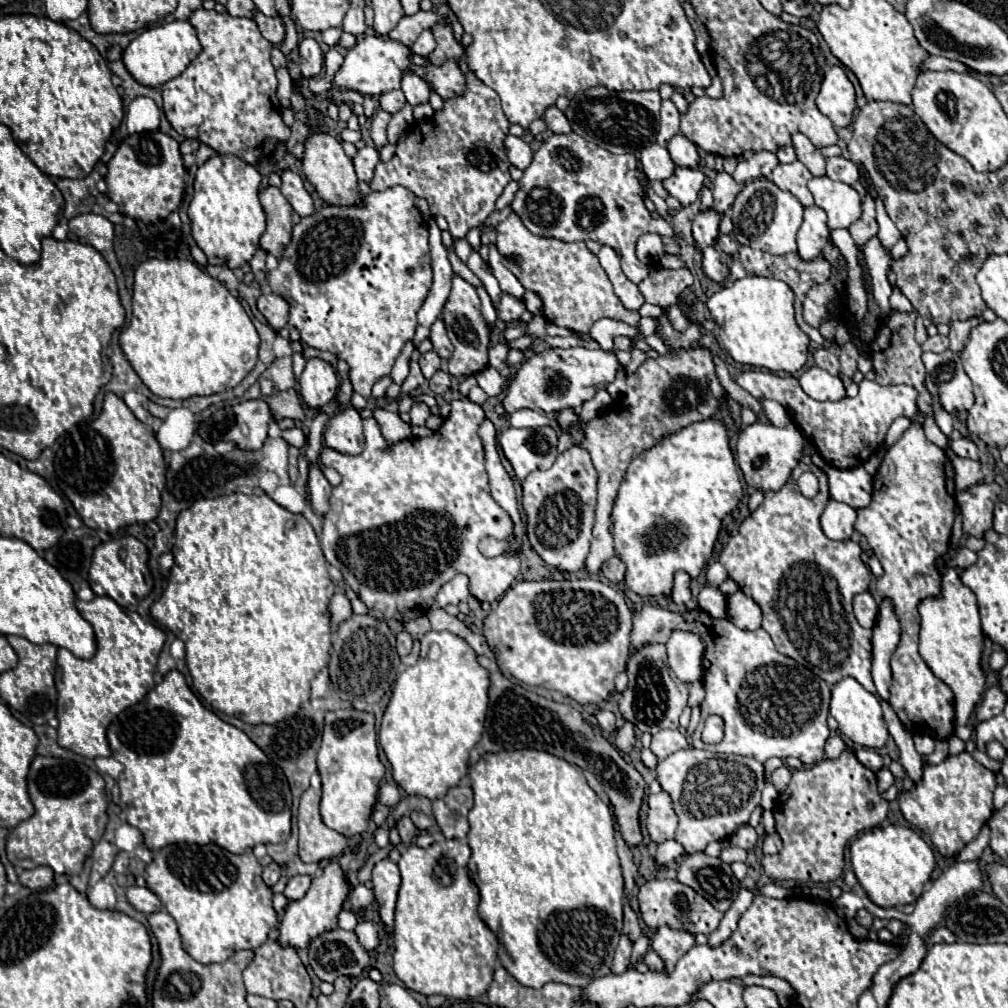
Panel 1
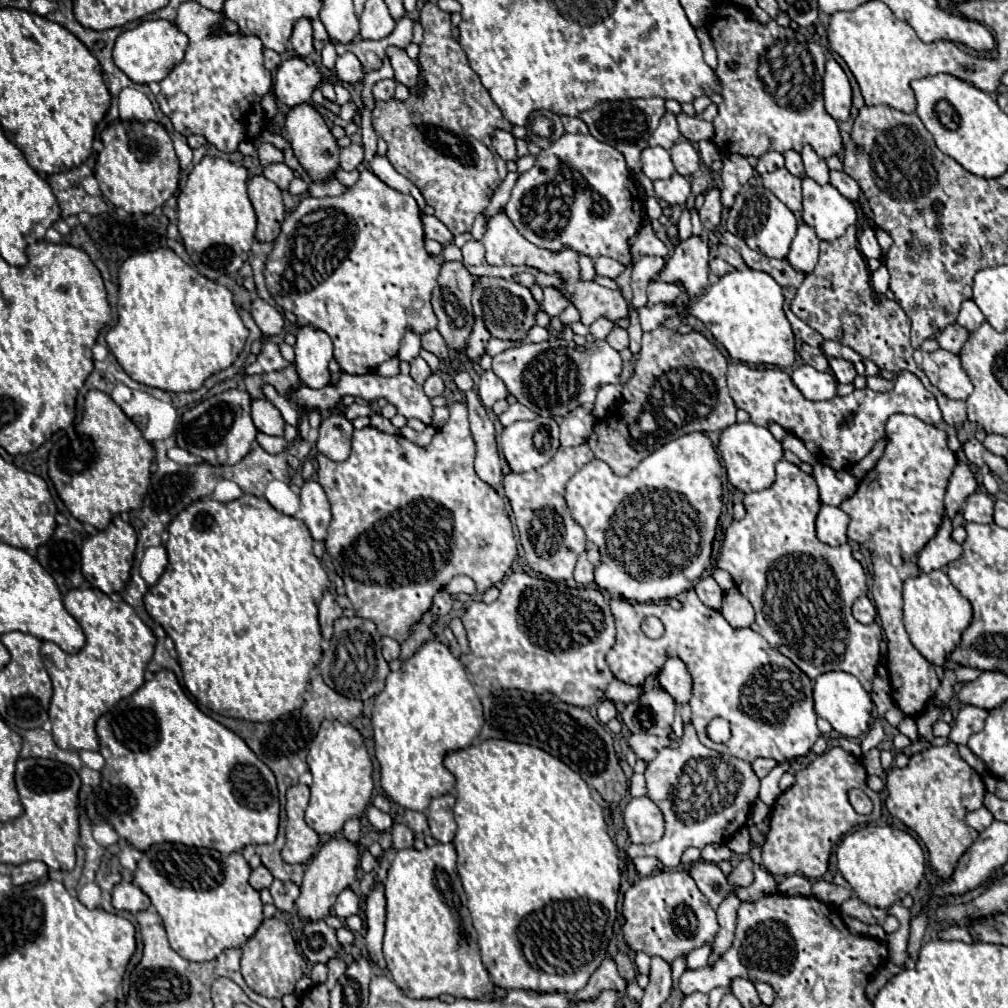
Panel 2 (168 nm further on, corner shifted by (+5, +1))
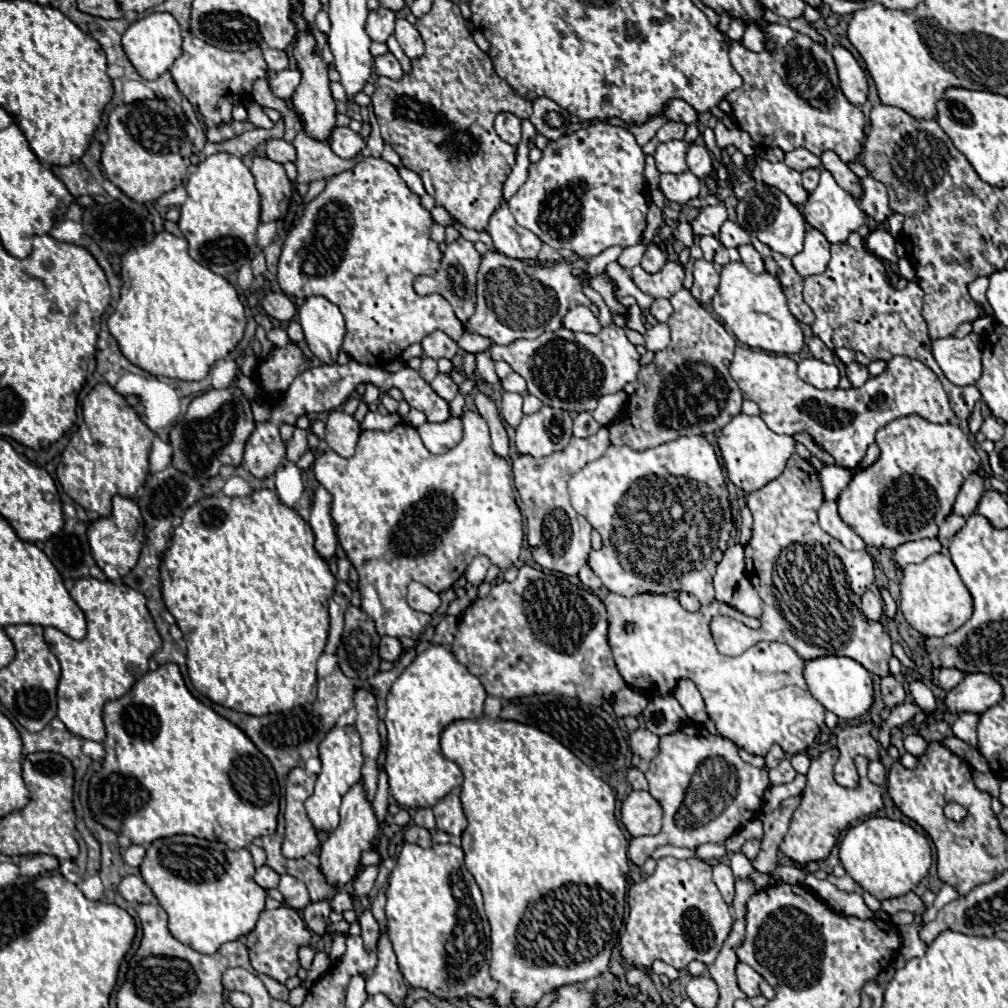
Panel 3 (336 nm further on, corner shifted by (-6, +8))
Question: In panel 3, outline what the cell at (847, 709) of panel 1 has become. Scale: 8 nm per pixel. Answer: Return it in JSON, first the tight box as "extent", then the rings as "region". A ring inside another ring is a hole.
{"extent":[803,655,873,719],"region":[[[827,655],[827,657],[815,657],[811,661],[805,661],[803,677],[805,677],[805,683],[807,683],[809,693],[827,711],[833,711],[841,719],[861,717],[865,711],[869,711],[869,707],[873,703],[873,681],[871,681],[871,673],[863,665],[859,665],[857,661],[853,661],[849,657]]]}

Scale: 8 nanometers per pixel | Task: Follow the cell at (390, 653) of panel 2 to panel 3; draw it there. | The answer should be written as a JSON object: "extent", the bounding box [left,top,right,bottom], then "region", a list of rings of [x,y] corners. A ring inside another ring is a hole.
{"extent":[379,637,403,661],"region":[[[381,637],[379,643],[379,655],[383,661],[397,661],[403,653],[403,647],[399,643],[399,639],[395,637]]]}

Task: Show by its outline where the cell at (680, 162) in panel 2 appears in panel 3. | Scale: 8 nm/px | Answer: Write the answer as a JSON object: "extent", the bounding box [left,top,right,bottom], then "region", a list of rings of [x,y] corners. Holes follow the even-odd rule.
{"extent":[687,143,713,179],"region":[[[691,143],[687,151],[687,165],[691,173],[699,175],[699,179],[709,175],[713,171],[713,159],[711,159],[709,149],[703,143]]]}

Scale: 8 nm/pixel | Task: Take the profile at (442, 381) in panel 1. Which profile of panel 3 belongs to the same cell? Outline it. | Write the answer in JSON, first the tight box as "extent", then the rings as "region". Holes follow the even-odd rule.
{"extent":[431,373,459,401],"region":[[[439,373],[433,381],[431,381],[431,387],[433,391],[443,397],[445,401],[451,401],[455,397],[455,393],[459,391],[459,387],[453,383],[453,379],[447,375],[447,373]]]}

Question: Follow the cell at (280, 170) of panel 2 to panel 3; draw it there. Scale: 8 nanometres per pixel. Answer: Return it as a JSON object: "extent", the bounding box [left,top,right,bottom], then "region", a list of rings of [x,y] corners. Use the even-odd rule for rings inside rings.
{"extent":[265,139,295,163],"region":[[[267,139],[265,149],[267,149],[267,157],[277,163],[295,161],[295,147],[285,139]]]}

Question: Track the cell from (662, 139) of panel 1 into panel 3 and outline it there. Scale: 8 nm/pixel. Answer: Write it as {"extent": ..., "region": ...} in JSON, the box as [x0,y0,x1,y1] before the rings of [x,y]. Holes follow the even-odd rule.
{"extent":[643,121,687,155],"region":[[[675,121],[665,123],[665,125],[657,131],[657,135],[655,135],[647,145],[643,145],[643,153],[645,153],[645,155],[653,155],[653,153],[655,153],[655,147],[657,147],[659,143],[671,141],[671,139],[683,139],[685,129],[687,129],[685,123],[675,123]]]}

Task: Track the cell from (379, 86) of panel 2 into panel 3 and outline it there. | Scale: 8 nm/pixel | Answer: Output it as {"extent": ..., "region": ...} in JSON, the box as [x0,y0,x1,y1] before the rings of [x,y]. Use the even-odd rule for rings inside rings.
{"extent":[375,53,403,79],"region":[[[385,53],[383,57],[375,59],[375,73],[377,75],[385,75],[389,79],[401,79],[403,77],[401,63],[395,59],[393,53]]]}

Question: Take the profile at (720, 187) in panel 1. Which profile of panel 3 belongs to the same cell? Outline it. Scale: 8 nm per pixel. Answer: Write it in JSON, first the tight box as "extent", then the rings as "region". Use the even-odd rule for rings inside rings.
{"extent":[691,205,727,235],"region":[[[713,205],[713,207],[703,207],[701,213],[691,221],[691,229],[693,235],[719,235],[719,227],[723,225],[723,221],[727,221],[727,211],[725,205]]]}

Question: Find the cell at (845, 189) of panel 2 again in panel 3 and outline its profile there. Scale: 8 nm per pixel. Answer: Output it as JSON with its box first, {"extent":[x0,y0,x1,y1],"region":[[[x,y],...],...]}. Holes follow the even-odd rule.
{"extent":[859,177,891,223],"region":[[[865,177],[861,179],[861,185],[863,185],[863,199],[859,201],[859,207],[869,215],[873,217],[877,223],[883,223],[889,215],[891,215],[891,209],[889,209],[889,197],[887,197],[887,189],[883,183],[871,179],[871,177]]]}

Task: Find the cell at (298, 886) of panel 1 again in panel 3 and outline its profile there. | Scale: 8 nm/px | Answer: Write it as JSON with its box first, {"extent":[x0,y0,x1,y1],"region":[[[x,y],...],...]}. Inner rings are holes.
{"extent":[279,875,311,909],"region":[[[283,875],[281,877],[279,891],[285,897],[283,905],[287,905],[291,909],[303,909],[311,901],[309,893],[307,893],[307,887],[299,879],[295,879],[291,875]]]}

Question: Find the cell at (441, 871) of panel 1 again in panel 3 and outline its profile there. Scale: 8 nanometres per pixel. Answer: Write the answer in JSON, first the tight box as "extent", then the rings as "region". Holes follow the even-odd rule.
{"extent":[385,843,497,999],"region":[[[405,843],[397,857],[397,865],[389,875],[385,915],[399,971],[411,987],[421,987],[439,999],[487,999],[495,993],[497,983],[489,975],[489,921],[483,911],[481,891],[473,875],[463,867],[461,847],[447,843],[423,849],[419,845]]]}

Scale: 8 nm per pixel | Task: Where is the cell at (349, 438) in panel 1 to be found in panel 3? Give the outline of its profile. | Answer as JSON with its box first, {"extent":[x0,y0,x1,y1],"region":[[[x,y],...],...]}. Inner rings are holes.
{"extent":[327,411,359,457],"region":[[[331,411],[327,417],[327,445],[341,457],[351,457],[359,439],[359,423],[345,411]]]}

